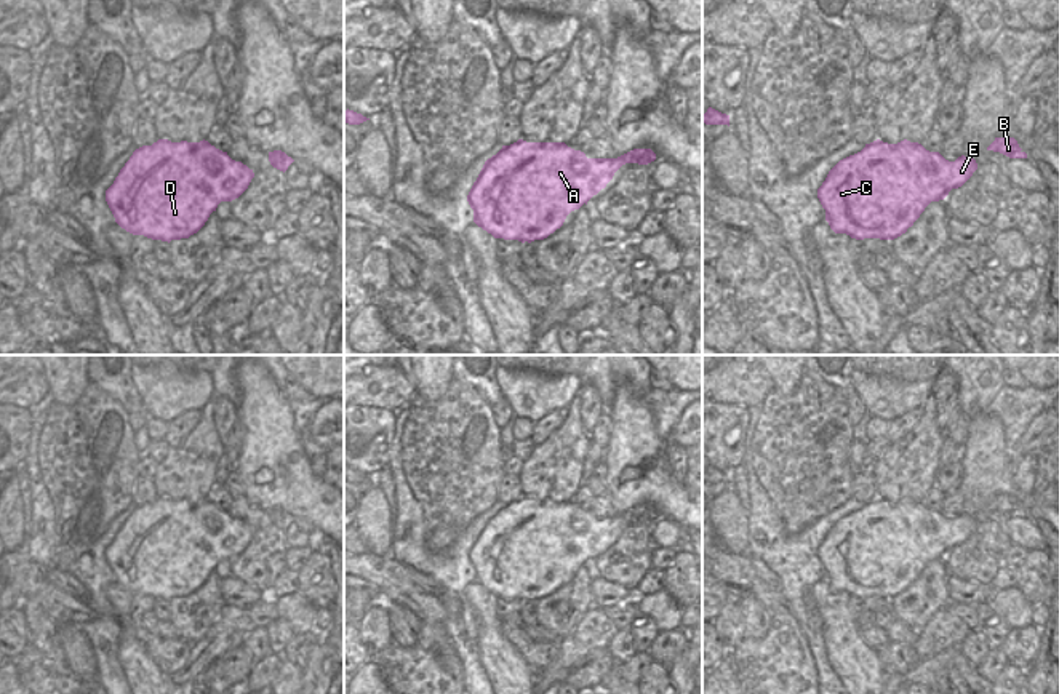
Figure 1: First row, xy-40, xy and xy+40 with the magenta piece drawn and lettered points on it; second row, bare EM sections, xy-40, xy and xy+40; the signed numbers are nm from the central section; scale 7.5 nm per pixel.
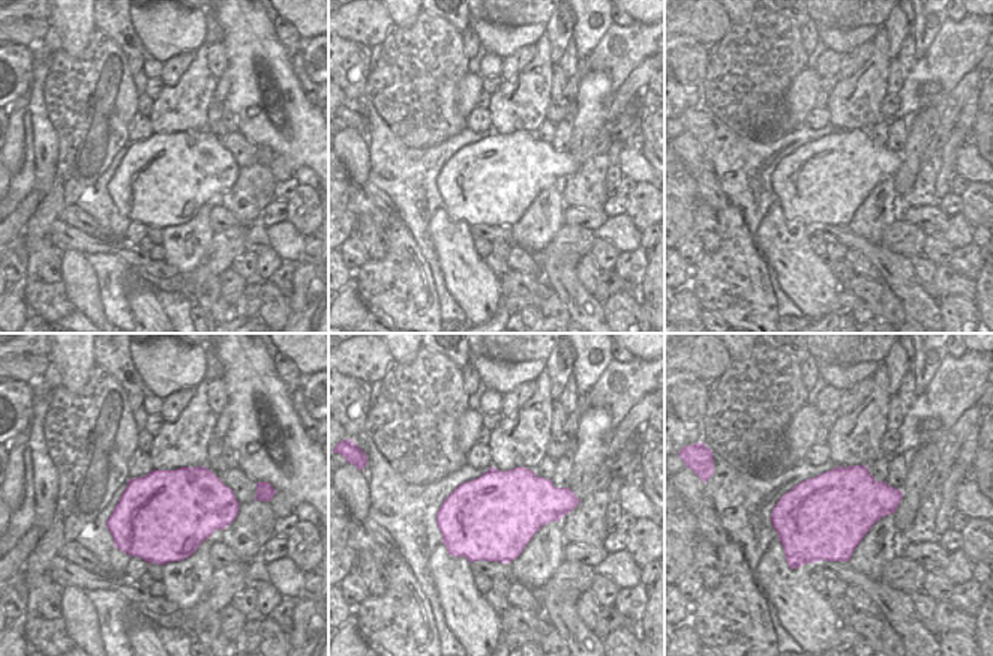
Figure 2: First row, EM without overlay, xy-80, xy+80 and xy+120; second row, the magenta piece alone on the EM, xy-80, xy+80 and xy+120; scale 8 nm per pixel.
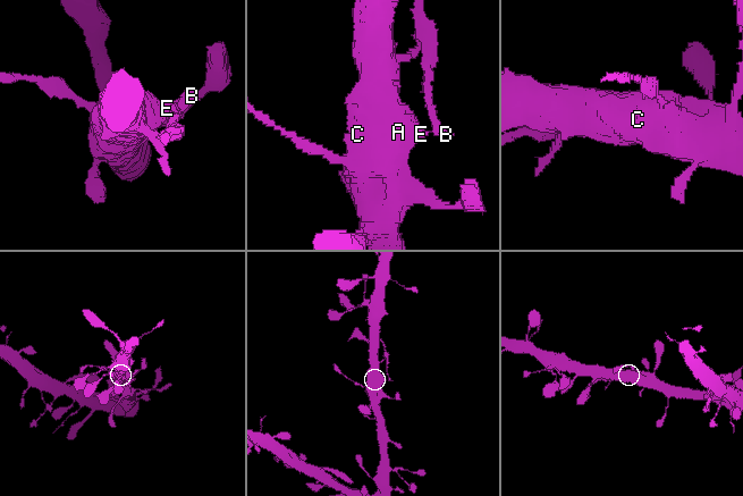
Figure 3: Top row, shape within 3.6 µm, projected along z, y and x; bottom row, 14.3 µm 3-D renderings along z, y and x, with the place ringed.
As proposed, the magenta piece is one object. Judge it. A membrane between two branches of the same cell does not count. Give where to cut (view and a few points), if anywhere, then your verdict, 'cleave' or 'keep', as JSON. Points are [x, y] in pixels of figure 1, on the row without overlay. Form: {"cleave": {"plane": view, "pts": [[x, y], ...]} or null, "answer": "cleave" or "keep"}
{"cleave": {"plane": "xy", "pts": [[621, 514], [626, 520]]}, "answer": "cleave"}

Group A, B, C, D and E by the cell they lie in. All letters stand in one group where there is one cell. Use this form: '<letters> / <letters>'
A C D E / B

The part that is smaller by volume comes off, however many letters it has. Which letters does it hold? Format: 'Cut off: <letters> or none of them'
Cut off: B

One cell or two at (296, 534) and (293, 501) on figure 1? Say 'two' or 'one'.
two

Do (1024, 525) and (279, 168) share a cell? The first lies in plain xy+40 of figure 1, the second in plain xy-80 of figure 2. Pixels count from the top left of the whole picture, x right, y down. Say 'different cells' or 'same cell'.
same cell

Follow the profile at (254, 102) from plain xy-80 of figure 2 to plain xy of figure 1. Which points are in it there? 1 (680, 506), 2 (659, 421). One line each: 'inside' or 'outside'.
1: inside
2: outside

